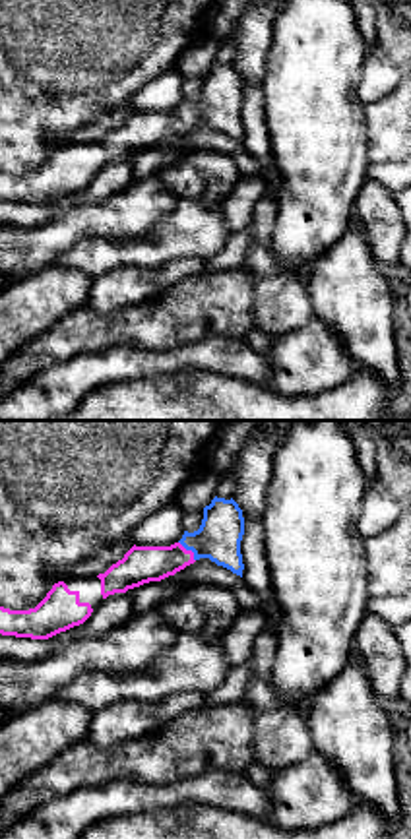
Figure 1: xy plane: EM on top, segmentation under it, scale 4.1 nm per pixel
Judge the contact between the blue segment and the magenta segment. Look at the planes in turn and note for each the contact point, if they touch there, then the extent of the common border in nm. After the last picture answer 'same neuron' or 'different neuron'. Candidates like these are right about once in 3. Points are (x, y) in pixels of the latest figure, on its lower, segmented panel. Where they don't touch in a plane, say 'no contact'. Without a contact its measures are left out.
(190, 549) | 110 nm

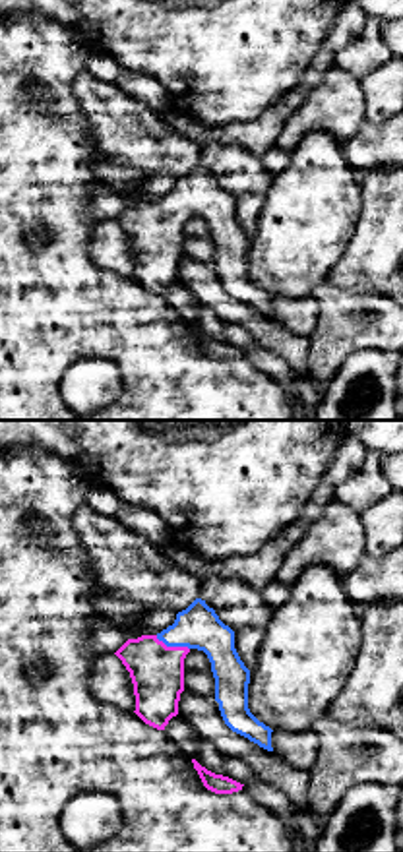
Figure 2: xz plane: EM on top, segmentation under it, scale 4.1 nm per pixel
(173, 645) | 160 nm

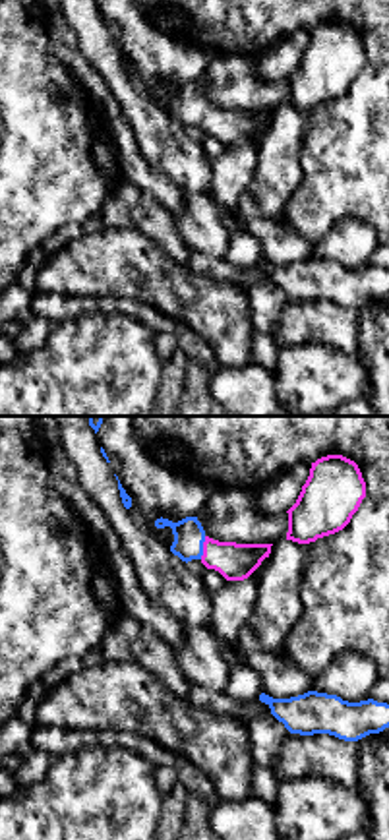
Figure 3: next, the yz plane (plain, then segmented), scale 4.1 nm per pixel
(202, 548) | 100 nm

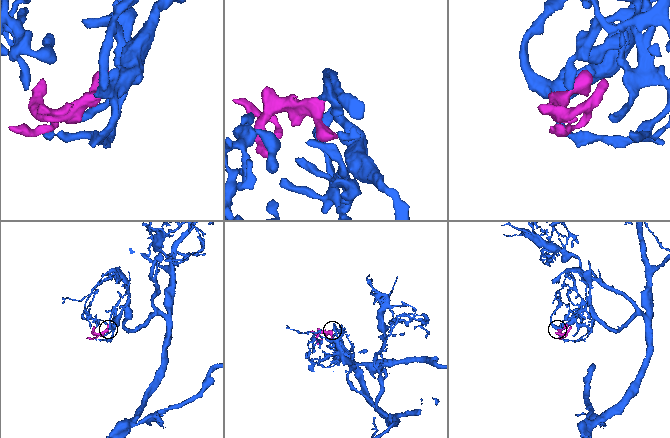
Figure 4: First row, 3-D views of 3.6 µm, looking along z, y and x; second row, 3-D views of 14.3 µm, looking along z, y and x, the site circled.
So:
same neuron

